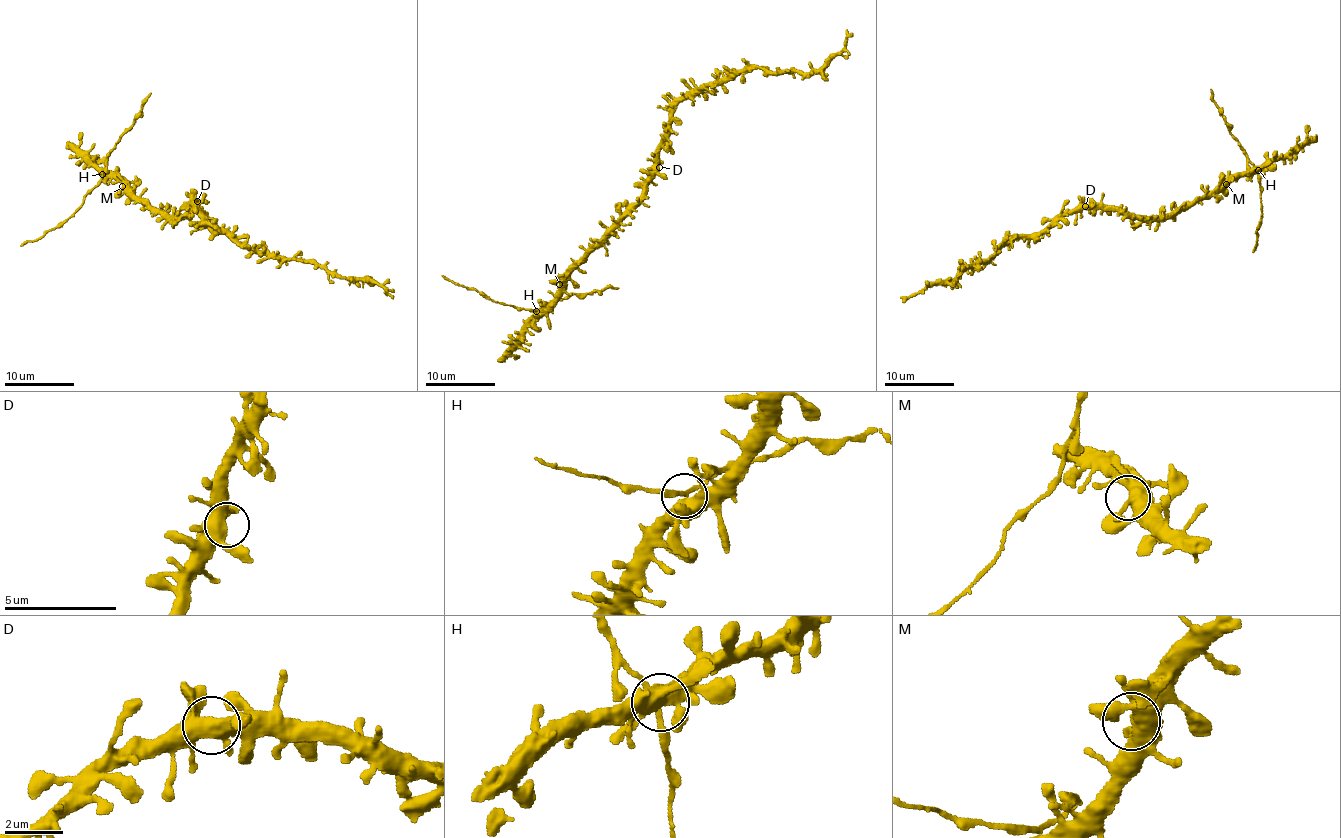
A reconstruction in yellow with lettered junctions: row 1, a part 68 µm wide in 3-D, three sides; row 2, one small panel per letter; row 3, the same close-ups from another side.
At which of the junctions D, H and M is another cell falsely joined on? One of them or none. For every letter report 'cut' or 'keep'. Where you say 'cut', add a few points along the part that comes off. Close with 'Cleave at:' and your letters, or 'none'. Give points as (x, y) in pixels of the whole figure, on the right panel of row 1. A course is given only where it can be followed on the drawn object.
D: keep
H: keep
M: keep
Cleave at: none

